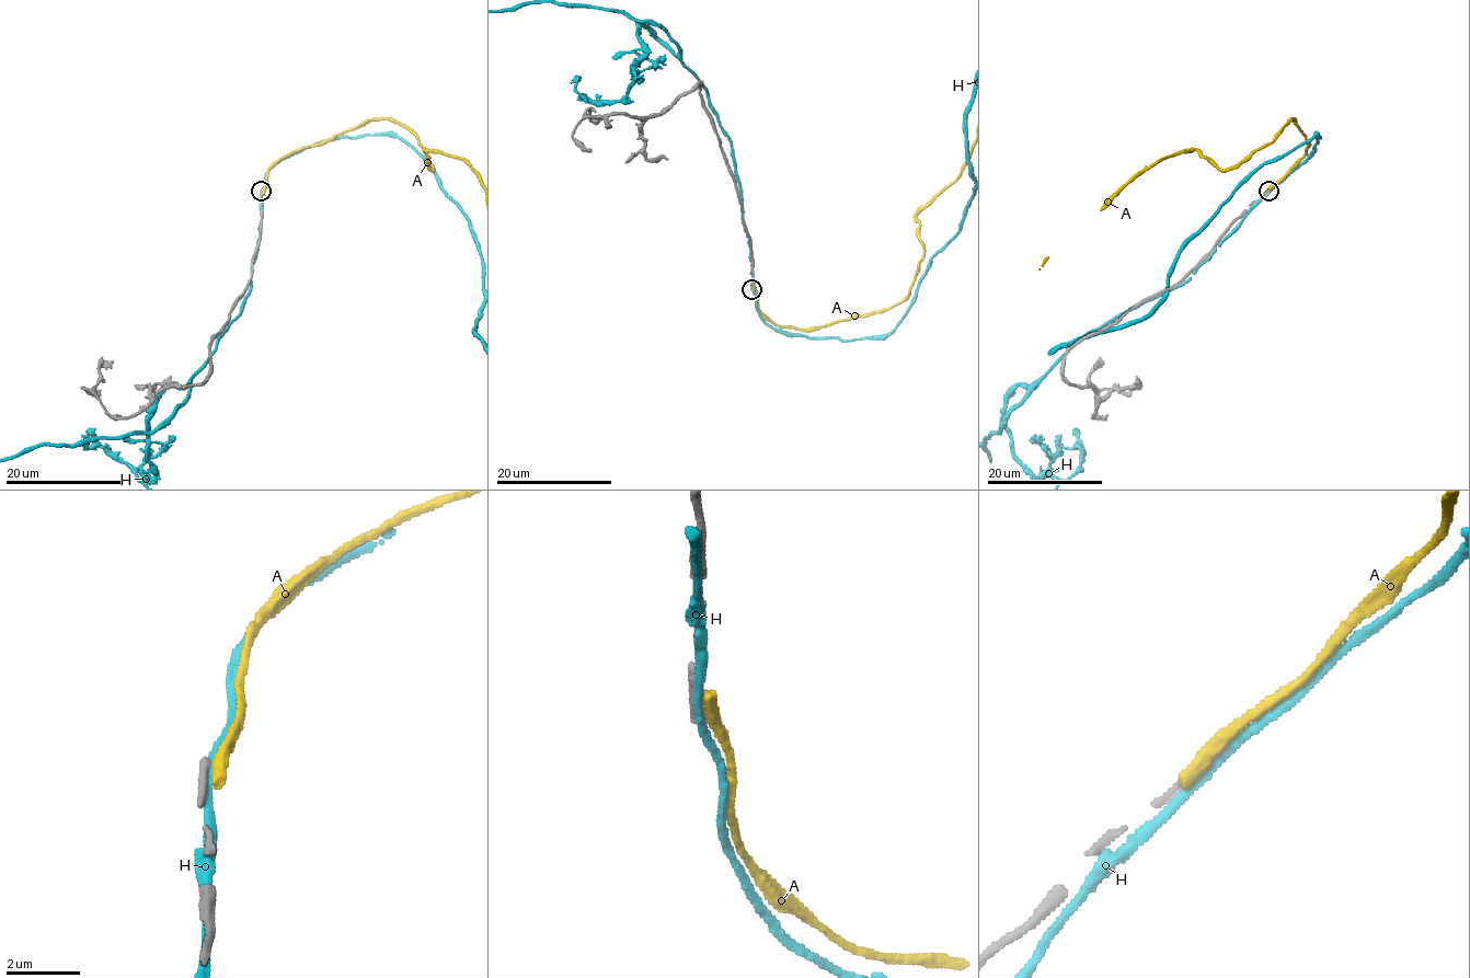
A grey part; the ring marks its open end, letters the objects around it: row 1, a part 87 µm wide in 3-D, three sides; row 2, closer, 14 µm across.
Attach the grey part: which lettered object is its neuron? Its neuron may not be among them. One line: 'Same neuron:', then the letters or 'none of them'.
Same neuron: none of them

